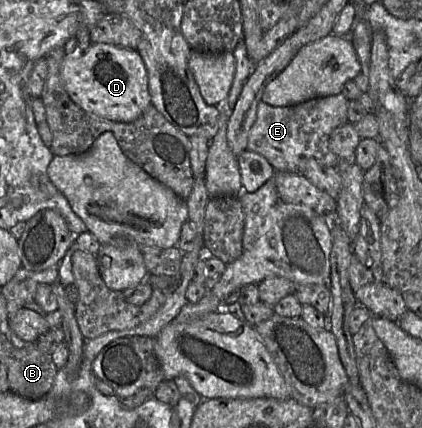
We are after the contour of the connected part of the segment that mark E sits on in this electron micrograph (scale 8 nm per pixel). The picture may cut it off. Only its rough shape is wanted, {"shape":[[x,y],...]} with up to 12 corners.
{"shape":[[343,93],[297,105],[260,101],[247,148],[278,172],[314,158],[329,148],[349,121]]}

